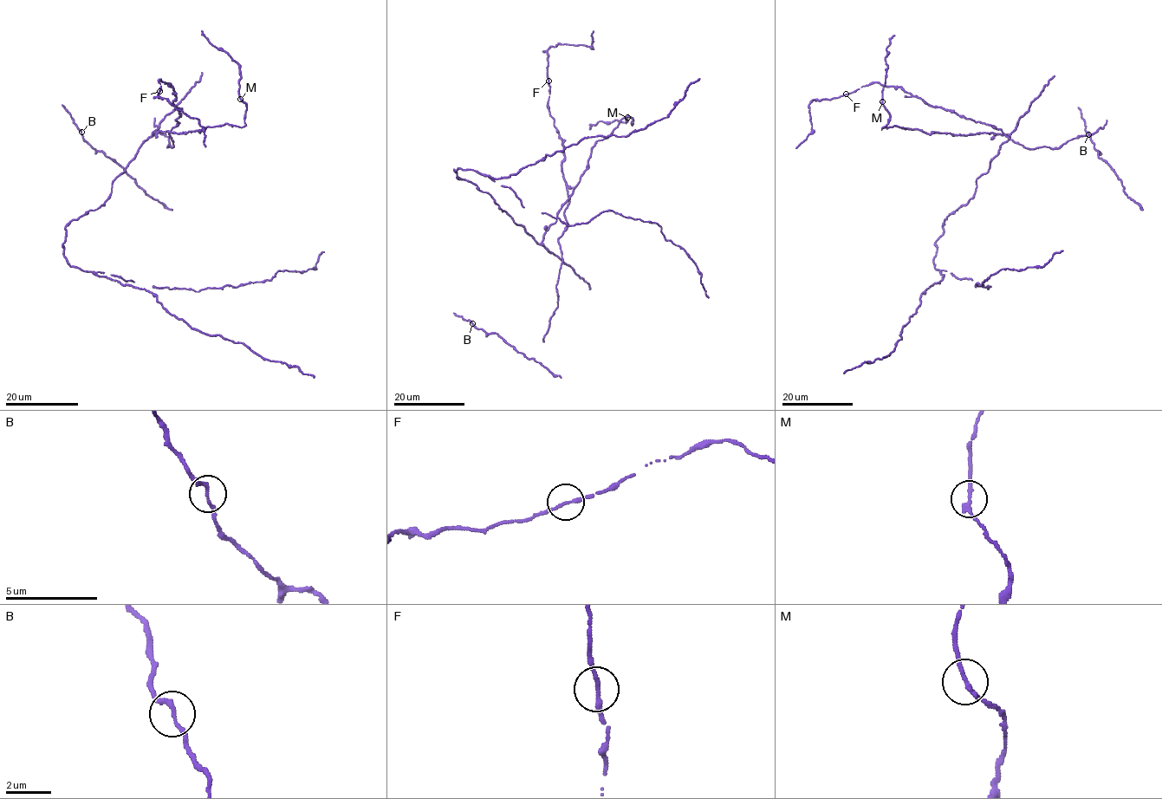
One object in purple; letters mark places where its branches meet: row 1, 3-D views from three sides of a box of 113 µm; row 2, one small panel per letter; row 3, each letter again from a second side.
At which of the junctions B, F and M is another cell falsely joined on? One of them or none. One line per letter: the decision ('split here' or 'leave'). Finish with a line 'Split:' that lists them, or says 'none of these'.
B: leave
F: leave
M: leave
Split: none of these

